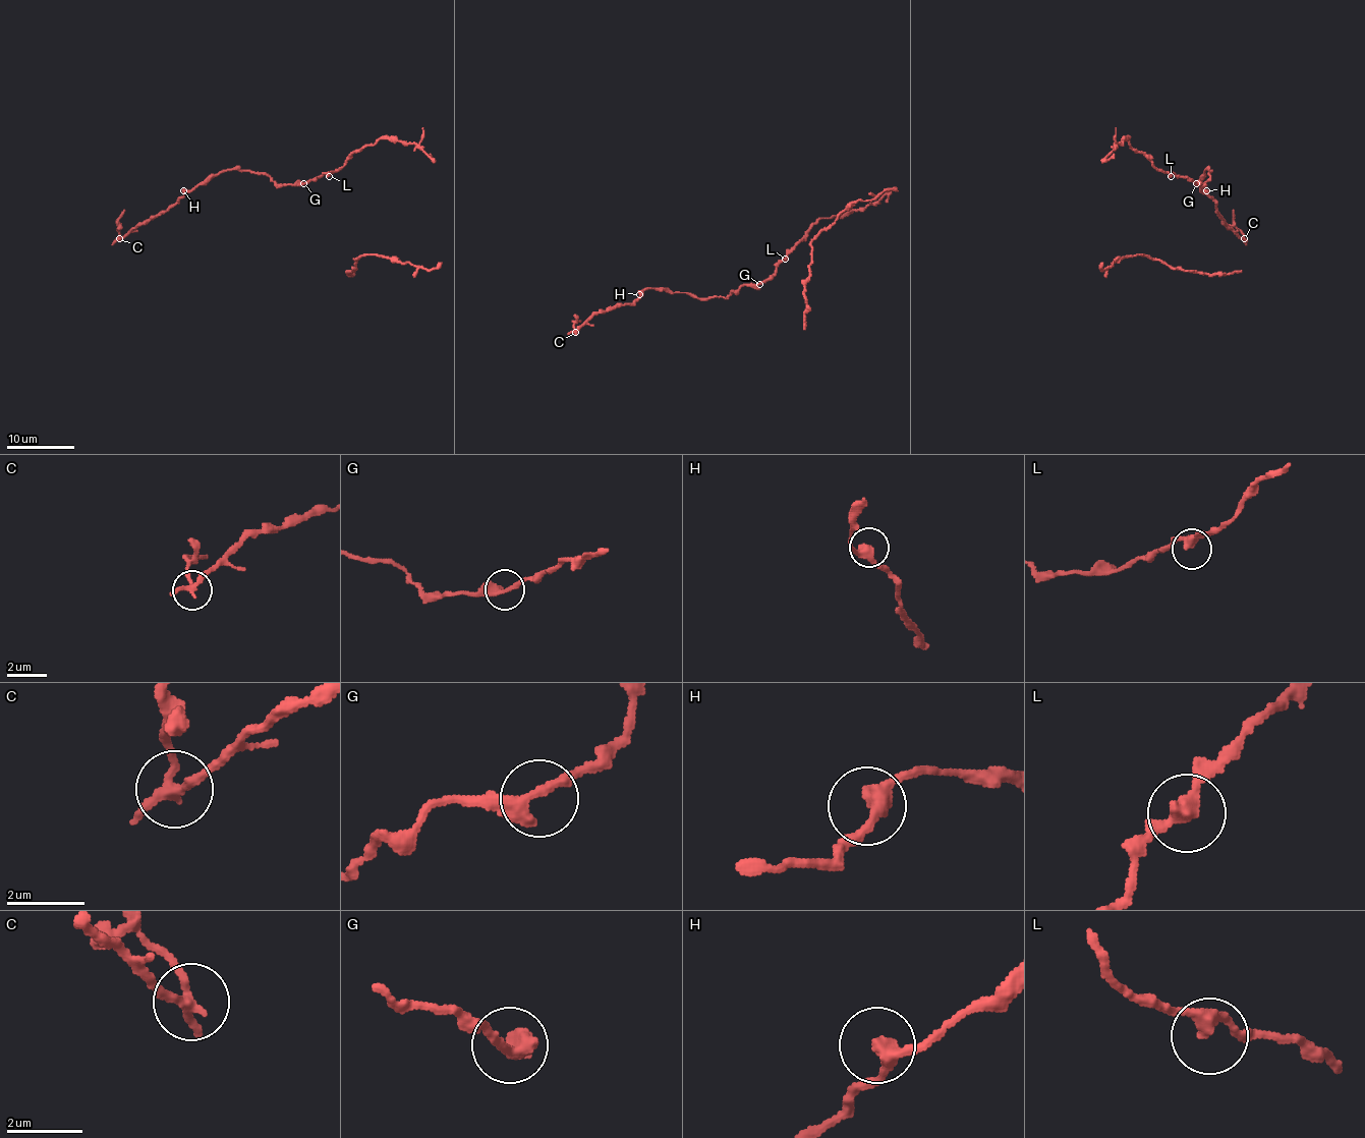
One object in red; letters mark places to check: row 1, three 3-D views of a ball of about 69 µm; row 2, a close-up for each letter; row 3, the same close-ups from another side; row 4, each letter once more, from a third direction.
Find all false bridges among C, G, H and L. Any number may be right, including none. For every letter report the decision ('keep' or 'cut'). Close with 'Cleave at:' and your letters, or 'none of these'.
C: cut
G: keep
H: keep
L: keep
Cleave at: C

